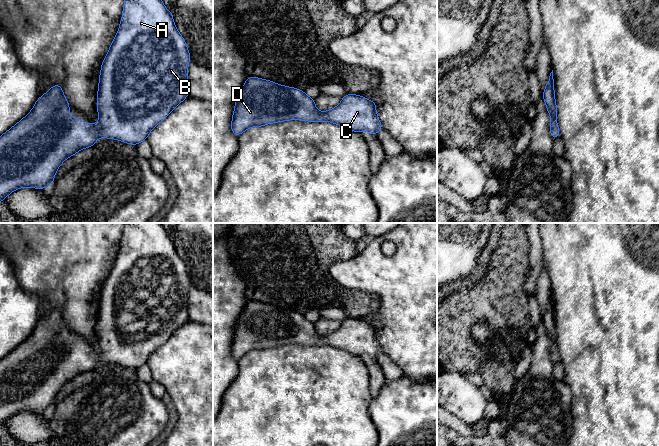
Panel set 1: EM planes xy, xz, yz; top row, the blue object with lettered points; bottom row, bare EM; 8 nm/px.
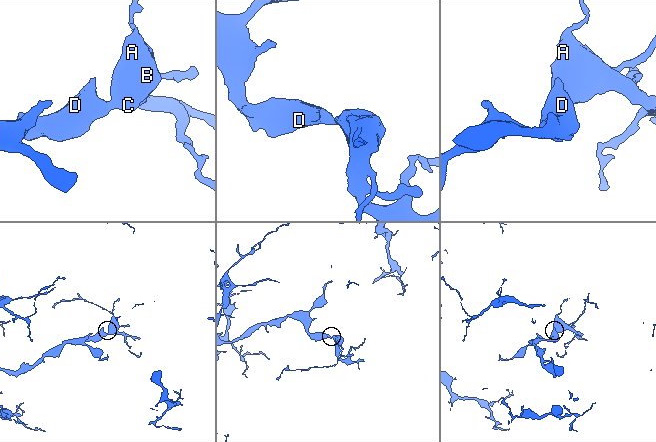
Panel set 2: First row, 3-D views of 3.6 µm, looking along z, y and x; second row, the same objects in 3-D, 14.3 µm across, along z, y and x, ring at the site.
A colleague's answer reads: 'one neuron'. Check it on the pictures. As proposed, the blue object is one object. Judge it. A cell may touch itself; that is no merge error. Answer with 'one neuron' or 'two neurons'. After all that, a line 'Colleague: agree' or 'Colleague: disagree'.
one neuron
Colleague: agree

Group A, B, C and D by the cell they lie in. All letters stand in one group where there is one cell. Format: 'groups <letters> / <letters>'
groups A B C D

